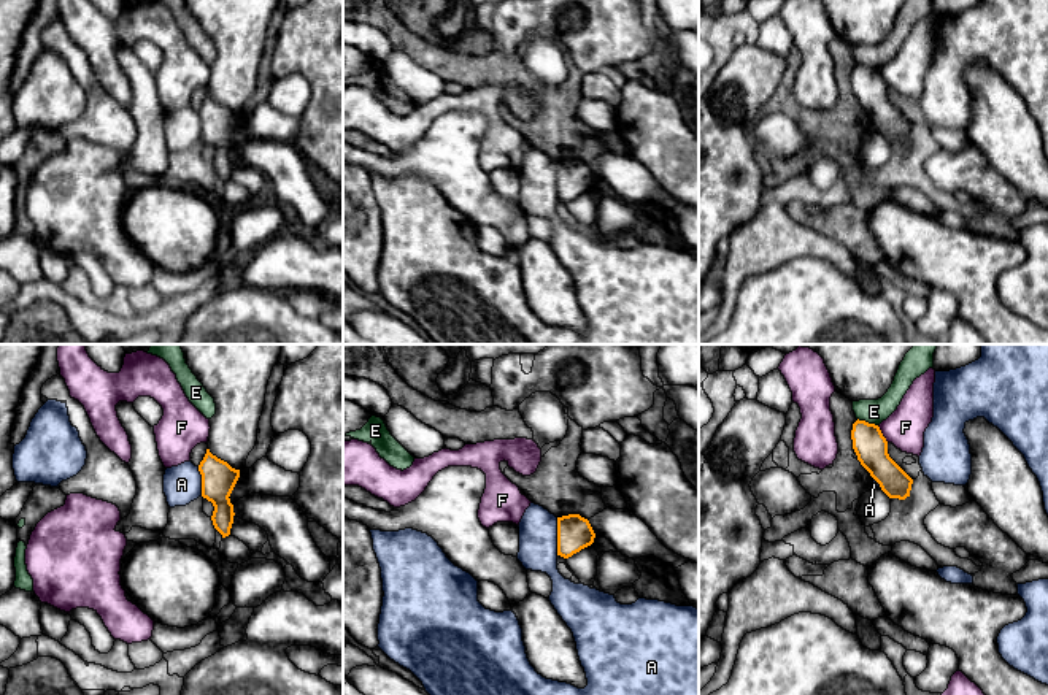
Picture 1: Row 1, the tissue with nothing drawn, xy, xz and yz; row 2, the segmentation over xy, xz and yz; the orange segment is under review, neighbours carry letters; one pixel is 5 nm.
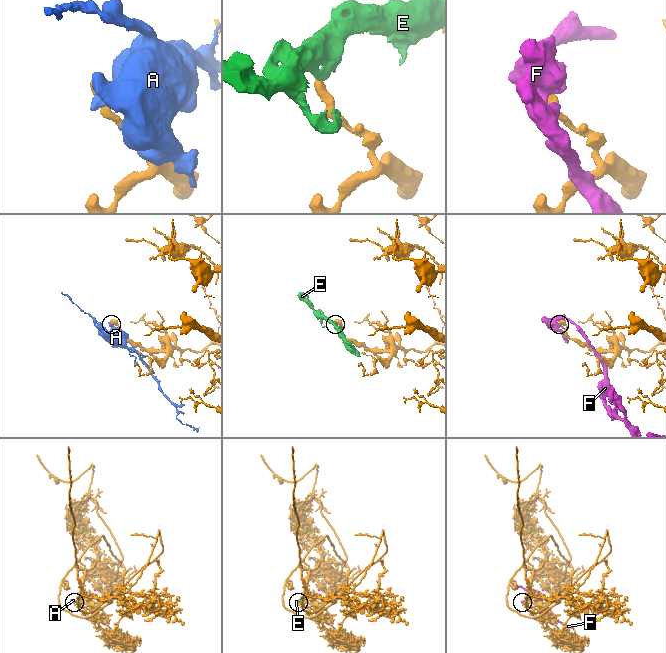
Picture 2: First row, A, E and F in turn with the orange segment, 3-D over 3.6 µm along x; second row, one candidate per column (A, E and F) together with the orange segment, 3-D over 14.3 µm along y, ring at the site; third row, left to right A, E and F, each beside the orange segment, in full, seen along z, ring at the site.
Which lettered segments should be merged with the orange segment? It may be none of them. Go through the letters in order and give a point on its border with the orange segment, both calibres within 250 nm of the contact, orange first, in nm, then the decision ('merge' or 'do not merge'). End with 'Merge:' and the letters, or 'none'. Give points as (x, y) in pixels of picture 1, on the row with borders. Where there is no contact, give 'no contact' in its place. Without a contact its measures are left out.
A: meets orange in xz at (558, 537); 180 nm thick on the orange side, 190 nm on the other; do not merge
E: meets orange in yz at (867, 422); 170 nm thick on the orange side, 130 nm on the other; do not merge
F: meets orange in yz at (882, 433); 170 nm thick on the orange side, 200 nm on the other; do not merge
Merge: none

